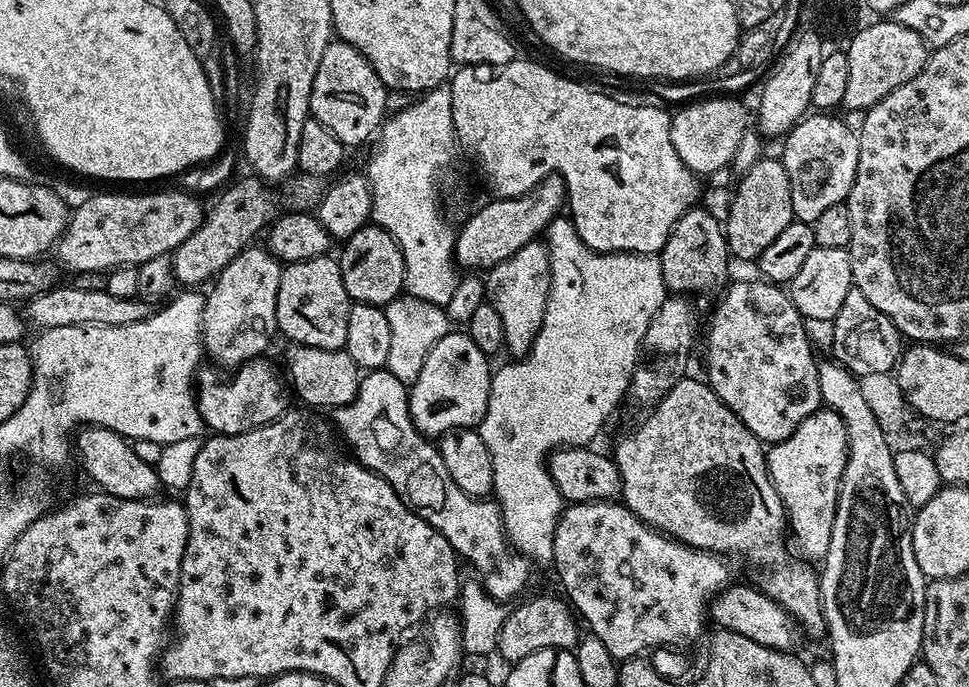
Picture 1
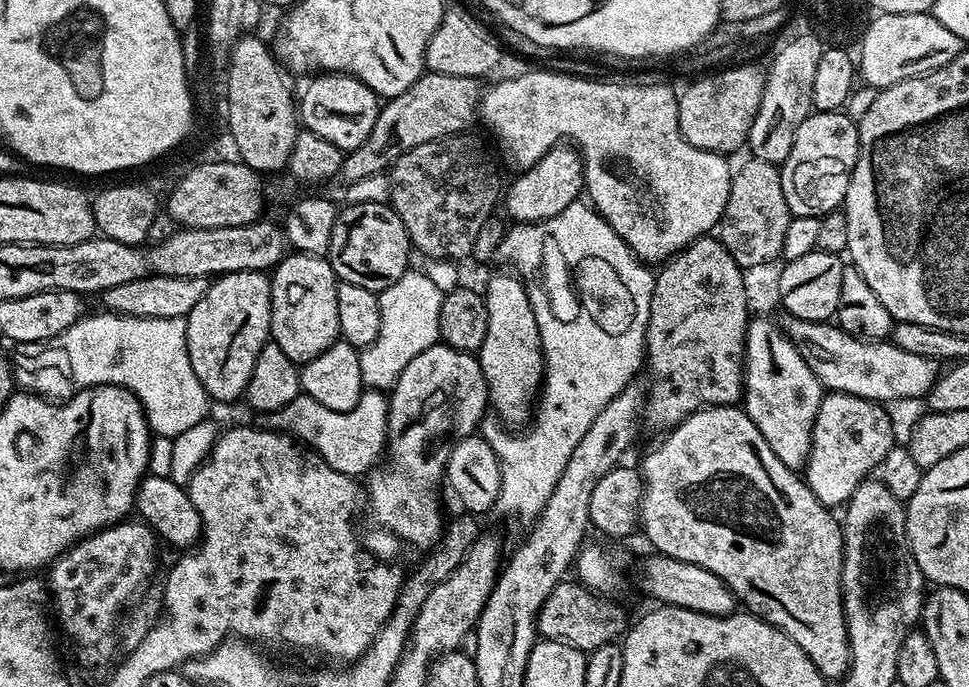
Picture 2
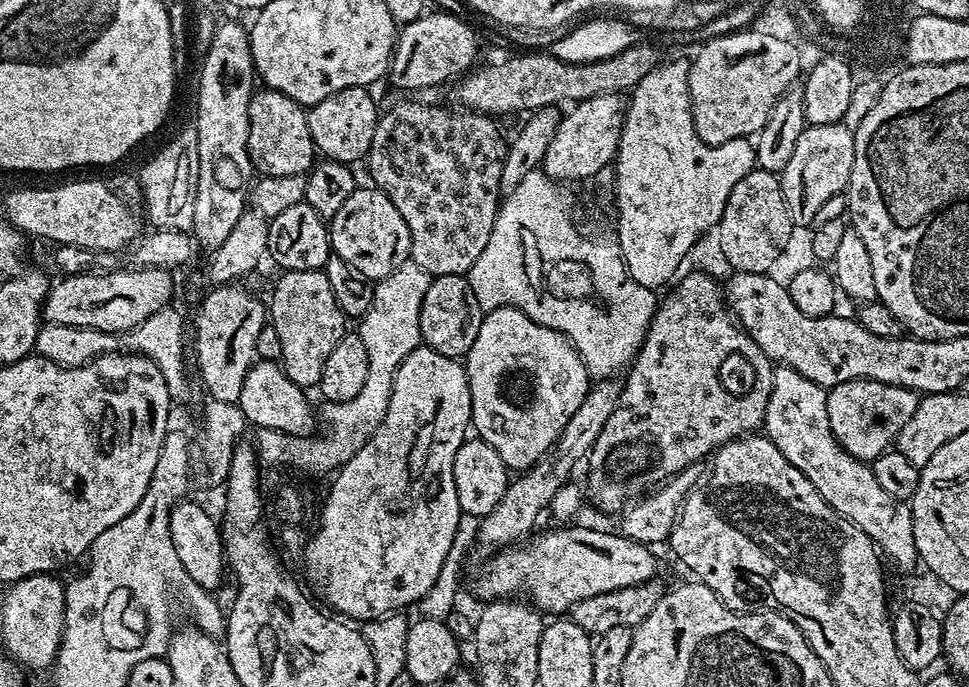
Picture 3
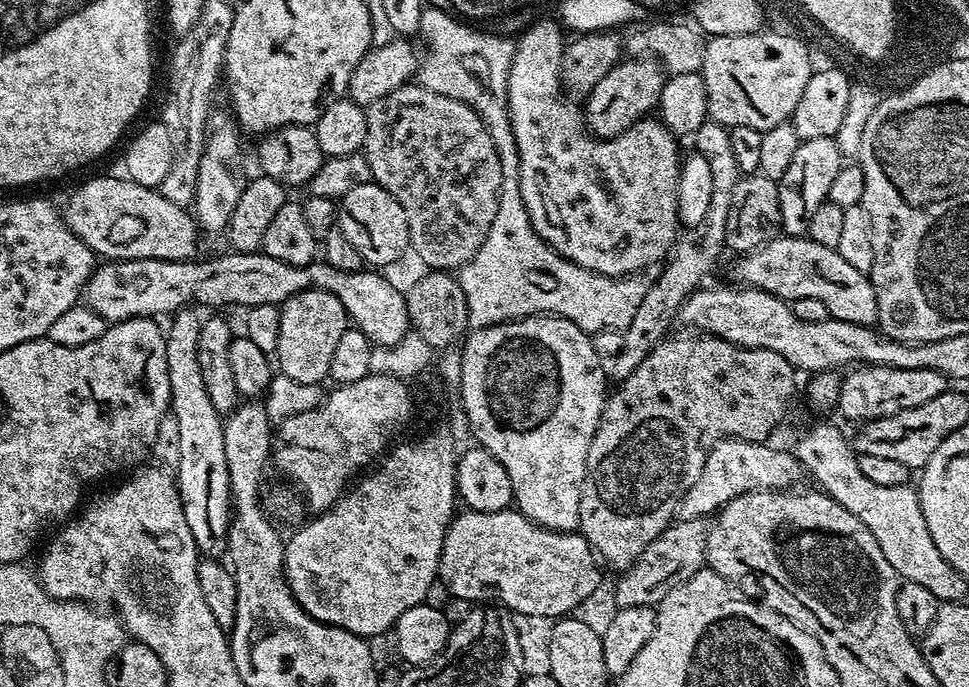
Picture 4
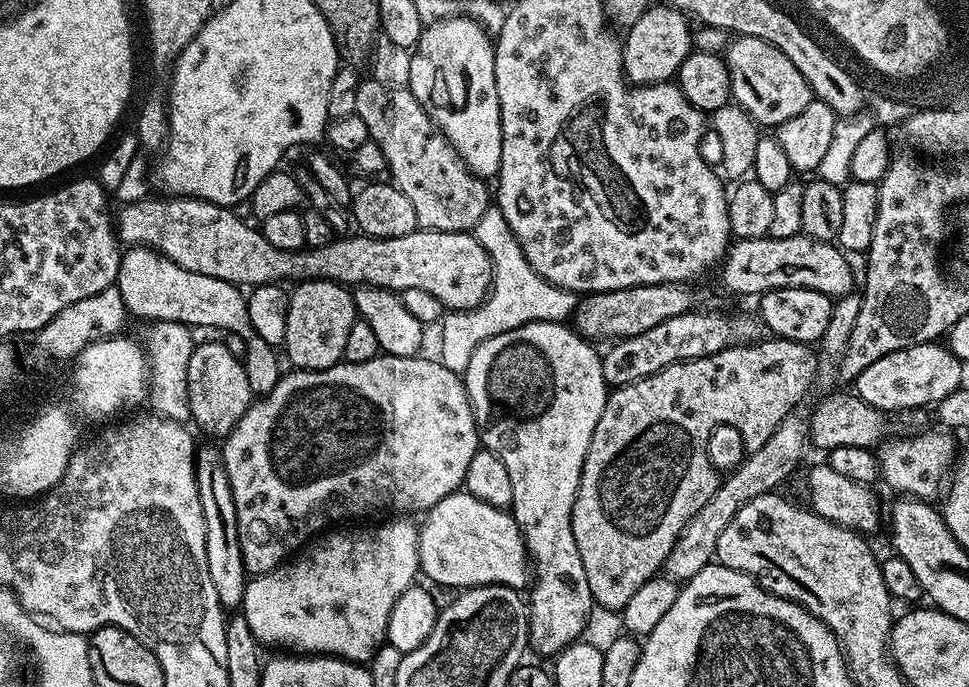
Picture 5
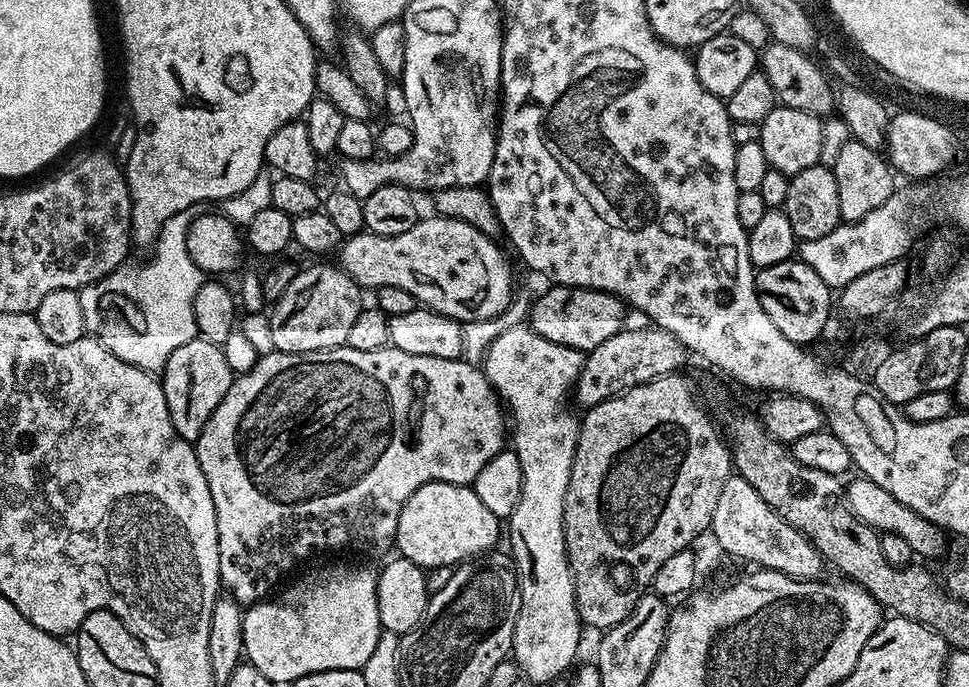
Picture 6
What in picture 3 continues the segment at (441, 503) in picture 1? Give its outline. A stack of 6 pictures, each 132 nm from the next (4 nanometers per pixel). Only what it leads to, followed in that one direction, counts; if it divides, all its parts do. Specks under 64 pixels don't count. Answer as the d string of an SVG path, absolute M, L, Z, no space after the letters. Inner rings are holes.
M257 359L250 366L246 380L242 382L242 394L238 401L243 419L250 425L256 424L257 429L284 431L294 436L307 436L318 424L318 416L308 405L309 393L300 388L284 372L283 367L275 360Z

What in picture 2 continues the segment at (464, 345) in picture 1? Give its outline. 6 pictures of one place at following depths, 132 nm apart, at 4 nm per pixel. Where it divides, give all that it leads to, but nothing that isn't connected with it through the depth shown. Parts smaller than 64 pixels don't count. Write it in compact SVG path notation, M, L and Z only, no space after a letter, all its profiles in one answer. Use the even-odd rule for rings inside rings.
M439 343L435 344L434 346L430 346L430 350L422 350L422 354L418 354L418 358L414 358L414 362L410 362L406 366L406 370L402 370L402 374L398 378L398 382L390 389L390 399L388 401L388 442L386 445L386 462L381 463L379 466L372 469L371 472L367 473L366 481L368 480L368 488L366 484L366 508L369 508L370 511L372 511L372 516L374 519L377 520L378 523L381 524L382 527L385 528L388 532L393 532L396 536L401 536L402 539L405 540L408 544L413 544L416 548L426 548L425 550L431 549L433 545L437 543L437 541L441 537L442 529L445 527L446 520L440 517L440 484L442 488L442 481L445 479L446 476L446 469L448 466L448 459L450 458L450 454L454 450L454 446L459 442L460 440L465 440L470 435L473 435L477 431L476 428L480 424L480 419L484 416L484 411L487 413L489 411L490 405L488 403L488 387L486 386L486 378L482 374L482 366L480 365L479 359L473 353L471 352L463 352L462 350L458 350L457 348L452 348L446 343Z

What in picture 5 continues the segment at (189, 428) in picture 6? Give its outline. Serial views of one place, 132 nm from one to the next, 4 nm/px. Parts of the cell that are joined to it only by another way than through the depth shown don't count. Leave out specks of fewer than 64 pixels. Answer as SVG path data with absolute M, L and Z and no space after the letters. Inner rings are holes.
M219 339L209 344L197 343L190 354L186 370L186 386L189 392L189 414L191 423L196 423L204 432L223 438L231 432L253 402L250 382L246 379L243 359L230 350Z

